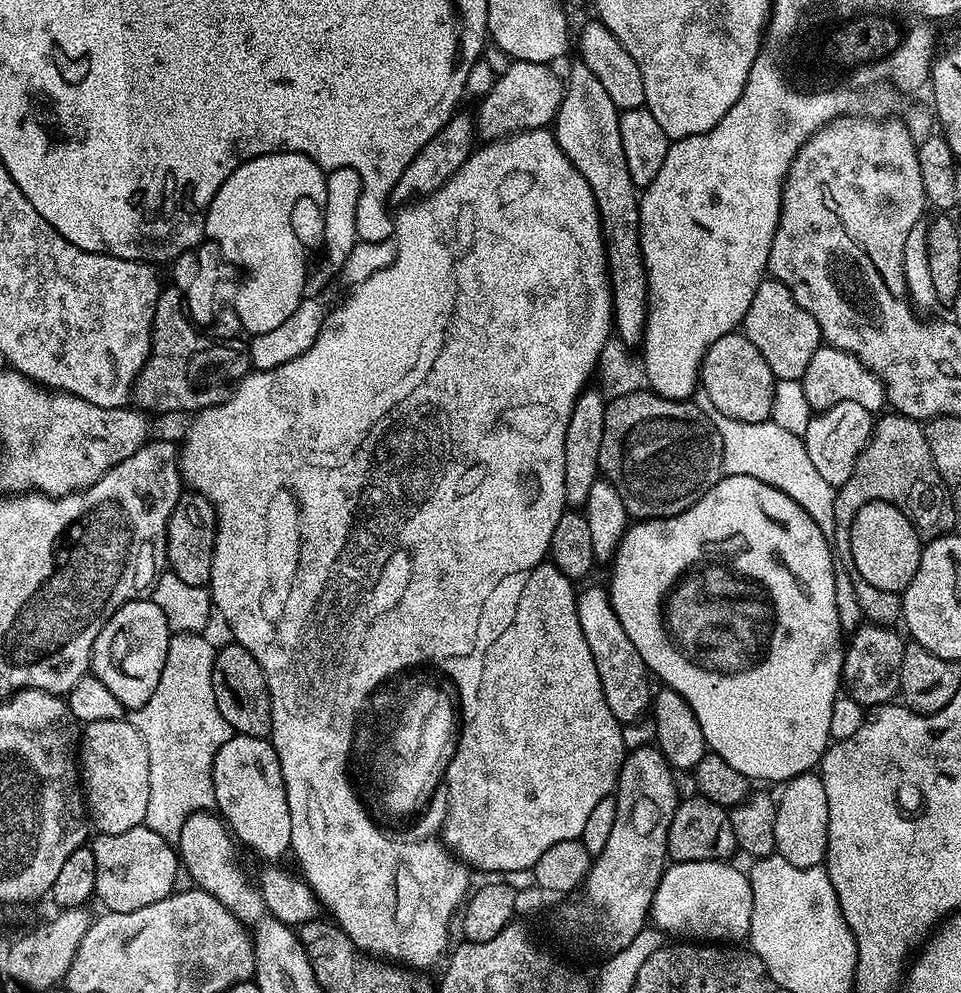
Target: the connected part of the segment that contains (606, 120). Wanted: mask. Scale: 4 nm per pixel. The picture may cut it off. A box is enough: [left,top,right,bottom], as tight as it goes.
[552,60,648,345]

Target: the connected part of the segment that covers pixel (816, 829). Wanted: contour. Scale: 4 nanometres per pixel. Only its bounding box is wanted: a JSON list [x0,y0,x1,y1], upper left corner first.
[775,773,829,867]

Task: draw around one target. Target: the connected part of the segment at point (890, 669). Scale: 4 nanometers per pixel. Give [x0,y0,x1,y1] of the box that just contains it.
[843,622,906,710]

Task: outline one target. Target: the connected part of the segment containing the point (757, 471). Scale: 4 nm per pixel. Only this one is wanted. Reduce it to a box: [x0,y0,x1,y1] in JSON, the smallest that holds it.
[698,395,837,522]

